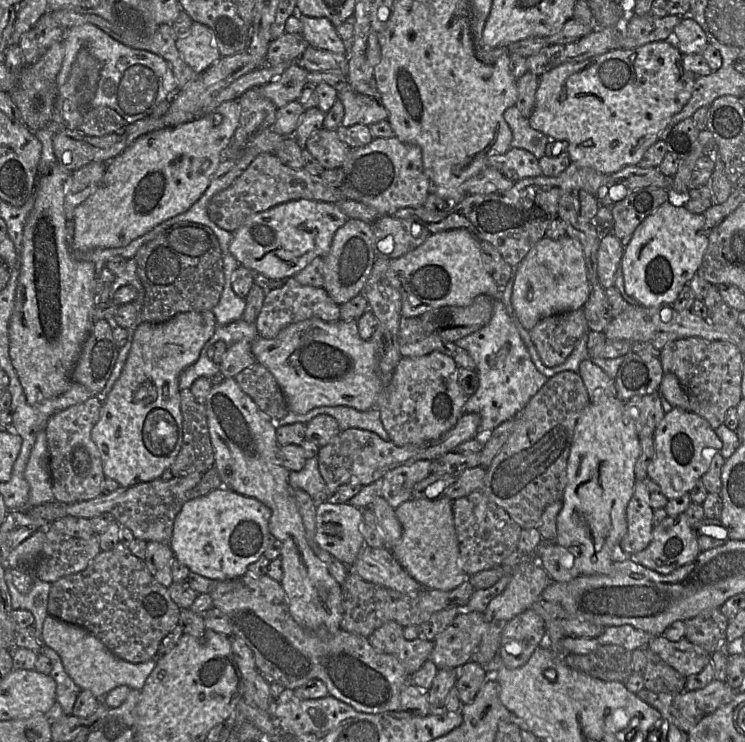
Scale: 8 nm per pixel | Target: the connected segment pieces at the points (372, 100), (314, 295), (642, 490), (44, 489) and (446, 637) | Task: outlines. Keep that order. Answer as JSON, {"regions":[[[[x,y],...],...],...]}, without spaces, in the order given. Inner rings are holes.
{"regions":[[[[348,82],[348,87],[338,91],[337,97],[344,105],[344,117],[341,123],[343,126],[349,127],[355,124],[370,126],[382,120],[388,120],[388,111],[383,105],[379,91],[371,87],[369,83],[362,83],[356,88],[351,88]]],[[[290,277],[282,287],[271,289],[265,294],[255,325],[260,337],[270,339],[277,336],[288,325],[310,318],[336,322],[340,320],[340,305],[332,300],[323,287],[302,285],[294,277]]],[[[637,480],[626,511],[627,532],[620,542],[625,553],[632,555],[644,550],[652,540],[654,509],[643,480]]],[[[45,430],[39,431],[36,435],[36,441],[30,453],[24,476],[30,487],[27,509],[55,500],[52,491]]],[[[460,612],[454,621],[434,640],[434,648],[429,660],[432,660],[438,669],[459,669],[472,660],[474,652],[480,645],[484,633],[484,613]]]]}

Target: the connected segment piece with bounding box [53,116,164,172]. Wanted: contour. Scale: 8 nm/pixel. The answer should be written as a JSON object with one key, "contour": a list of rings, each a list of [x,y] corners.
{"contour":[[[161,116],[160,118],[146,117],[133,124],[127,124],[116,133],[101,137],[87,136],[78,130],[62,129],[53,137],[53,150],[57,163],[59,163],[62,168],[73,172],[91,162],[107,163],[132,144],[137,138],[163,128],[163,116]]]}

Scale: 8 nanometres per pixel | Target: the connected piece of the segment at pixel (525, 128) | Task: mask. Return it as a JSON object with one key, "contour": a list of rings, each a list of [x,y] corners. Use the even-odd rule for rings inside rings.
{"contour":[[[517,107],[508,108],[503,117],[513,134],[511,148],[524,149],[532,153],[538,160],[545,156],[550,138],[532,128],[529,120],[521,114]]]}

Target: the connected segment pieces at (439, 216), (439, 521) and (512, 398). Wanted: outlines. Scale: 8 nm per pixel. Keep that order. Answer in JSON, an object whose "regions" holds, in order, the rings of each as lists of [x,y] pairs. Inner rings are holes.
{"regions":[[[[571,163],[560,175],[555,177],[538,176],[515,182],[509,190],[489,195],[466,195],[461,201],[453,203],[443,212],[433,212],[426,207],[406,207],[393,216],[420,222],[432,233],[457,228],[471,231],[479,240],[493,245],[503,259],[512,267],[518,267],[534,245],[545,237],[551,222],[558,218],[559,199],[574,190],[585,190],[592,195],[603,185],[605,174],[591,168]]],[[[445,495],[434,500],[411,498],[395,509],[402,536],[390,551],[404,570],[428,589],[450,591],[470,578],[460,567],[452,503]]],[[[494,300],[492,317],[484,327],[459,339],[455,344],[466,350],[476,364],[479,386],[474,394],[467,397],[463,413],[480,415],[480,426],[474,439],[484,444],[486,436],[501,423],[518,414],[549,378],[535,367],[501,300]]]]}

